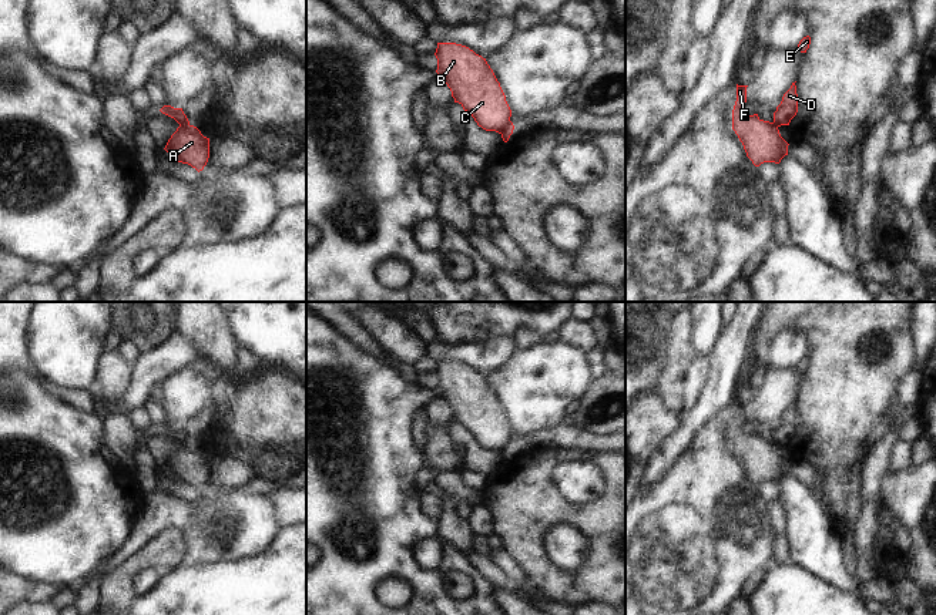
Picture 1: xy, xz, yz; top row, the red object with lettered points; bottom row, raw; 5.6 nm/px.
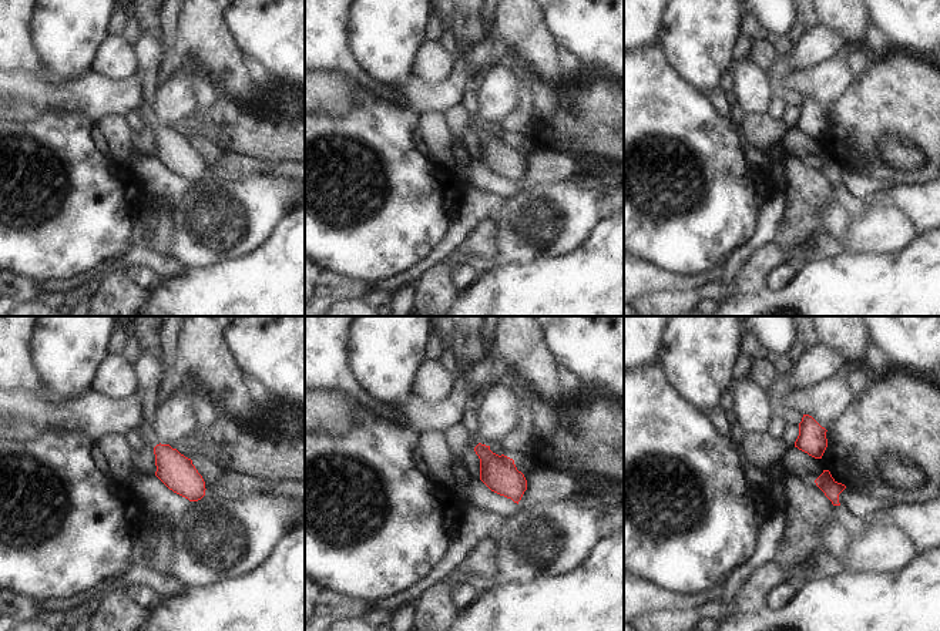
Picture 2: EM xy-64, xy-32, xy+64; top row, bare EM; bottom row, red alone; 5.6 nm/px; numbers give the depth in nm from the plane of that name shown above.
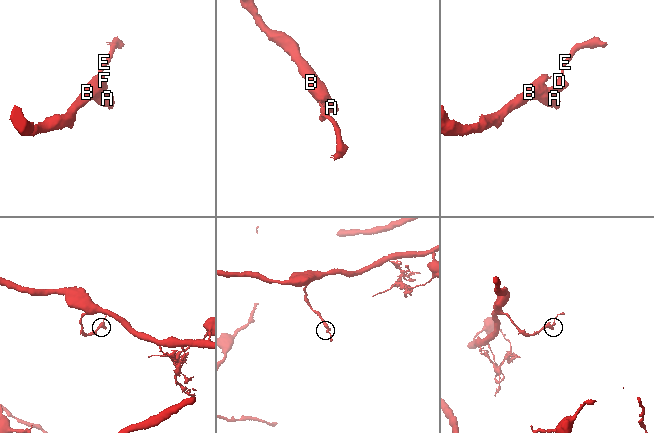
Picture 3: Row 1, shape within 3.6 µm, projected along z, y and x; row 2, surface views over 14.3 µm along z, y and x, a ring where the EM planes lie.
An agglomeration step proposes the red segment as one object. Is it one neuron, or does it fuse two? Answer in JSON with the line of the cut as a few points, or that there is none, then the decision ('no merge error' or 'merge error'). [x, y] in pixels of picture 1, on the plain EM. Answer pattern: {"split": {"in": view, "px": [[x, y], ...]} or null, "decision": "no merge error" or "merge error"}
{"split": {"in": "xy", "px": [[180, 442], [188, 444]]}, "decision": "merge error"}

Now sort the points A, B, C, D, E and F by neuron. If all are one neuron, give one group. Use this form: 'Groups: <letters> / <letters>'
Groups: A B C F / D E.

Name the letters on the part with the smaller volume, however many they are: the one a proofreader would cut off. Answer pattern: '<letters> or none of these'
D, E

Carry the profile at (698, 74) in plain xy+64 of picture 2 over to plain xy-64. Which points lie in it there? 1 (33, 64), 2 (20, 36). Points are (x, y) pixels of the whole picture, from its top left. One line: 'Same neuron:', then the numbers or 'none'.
Same neuron: none

